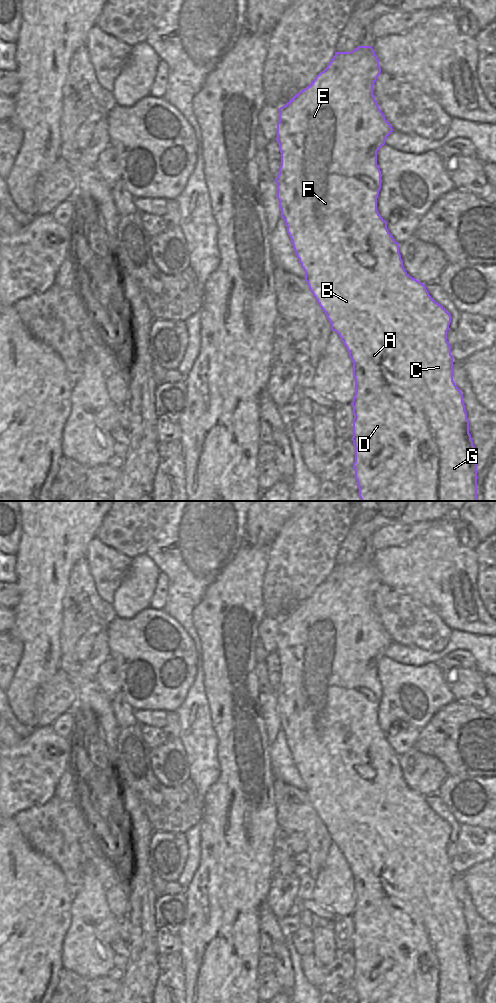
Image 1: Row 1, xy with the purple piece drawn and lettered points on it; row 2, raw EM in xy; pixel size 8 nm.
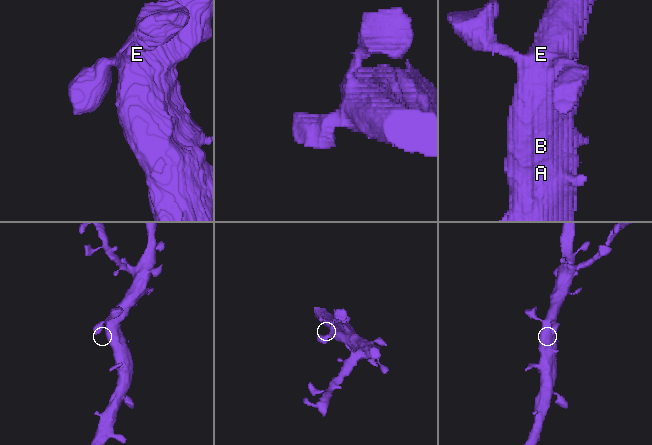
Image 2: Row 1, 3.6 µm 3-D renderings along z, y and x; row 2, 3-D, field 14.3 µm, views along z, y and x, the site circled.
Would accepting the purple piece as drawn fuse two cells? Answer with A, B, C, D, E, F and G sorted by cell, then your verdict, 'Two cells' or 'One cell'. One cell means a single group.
Groups: A B C D E F G. One cell

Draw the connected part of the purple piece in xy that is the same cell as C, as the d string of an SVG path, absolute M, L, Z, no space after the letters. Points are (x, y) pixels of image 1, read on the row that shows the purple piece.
M358 46L350 52L335 52L335 55L327 65L327 67L320 72L315 79L303 90L295 94L284 106L279 108L279 121L277 123L277 137L276 141L279 145L279 151L281 153L281 165L279 167L279 173L275 178L277 185L277 199L279 201L279 209L281 211L281 217L285 221L287 227L287 233L291 239L295 255L299 259L299 263L305 271L305 281L315 297L317 303L325 313L330 325L331 330L336 332L343 344L345 345L349 357L353 363L353 377L355 379L355 395L351 403L353 407L353 445L355 447L355 461L353 463L353 469L355 471L355 479L357 481L357 487L359 489L359 497L361 501L477 501L477 453L469 433L469 421L467 419L467 413L465 411L465 405L463 403L463 395L459 388L453 381L453 357L451 355L451 346L447 341L447 331L451 323L451 315L449 312L440 304L438 304L428 293L425 284L422 284L418 280L412 278L404 269L403 261L399 253L399 244L393 239L387 229L387 222L379 215L377 211L377 197L381 189L381 171L377 165L377 151L385 144L385 139L393 131L389 122L385 119L383 113L379 109L375 97L373 95L373 85L381 73L379 67L379 61L371 46Z

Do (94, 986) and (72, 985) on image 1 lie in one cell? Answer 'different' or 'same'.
different

